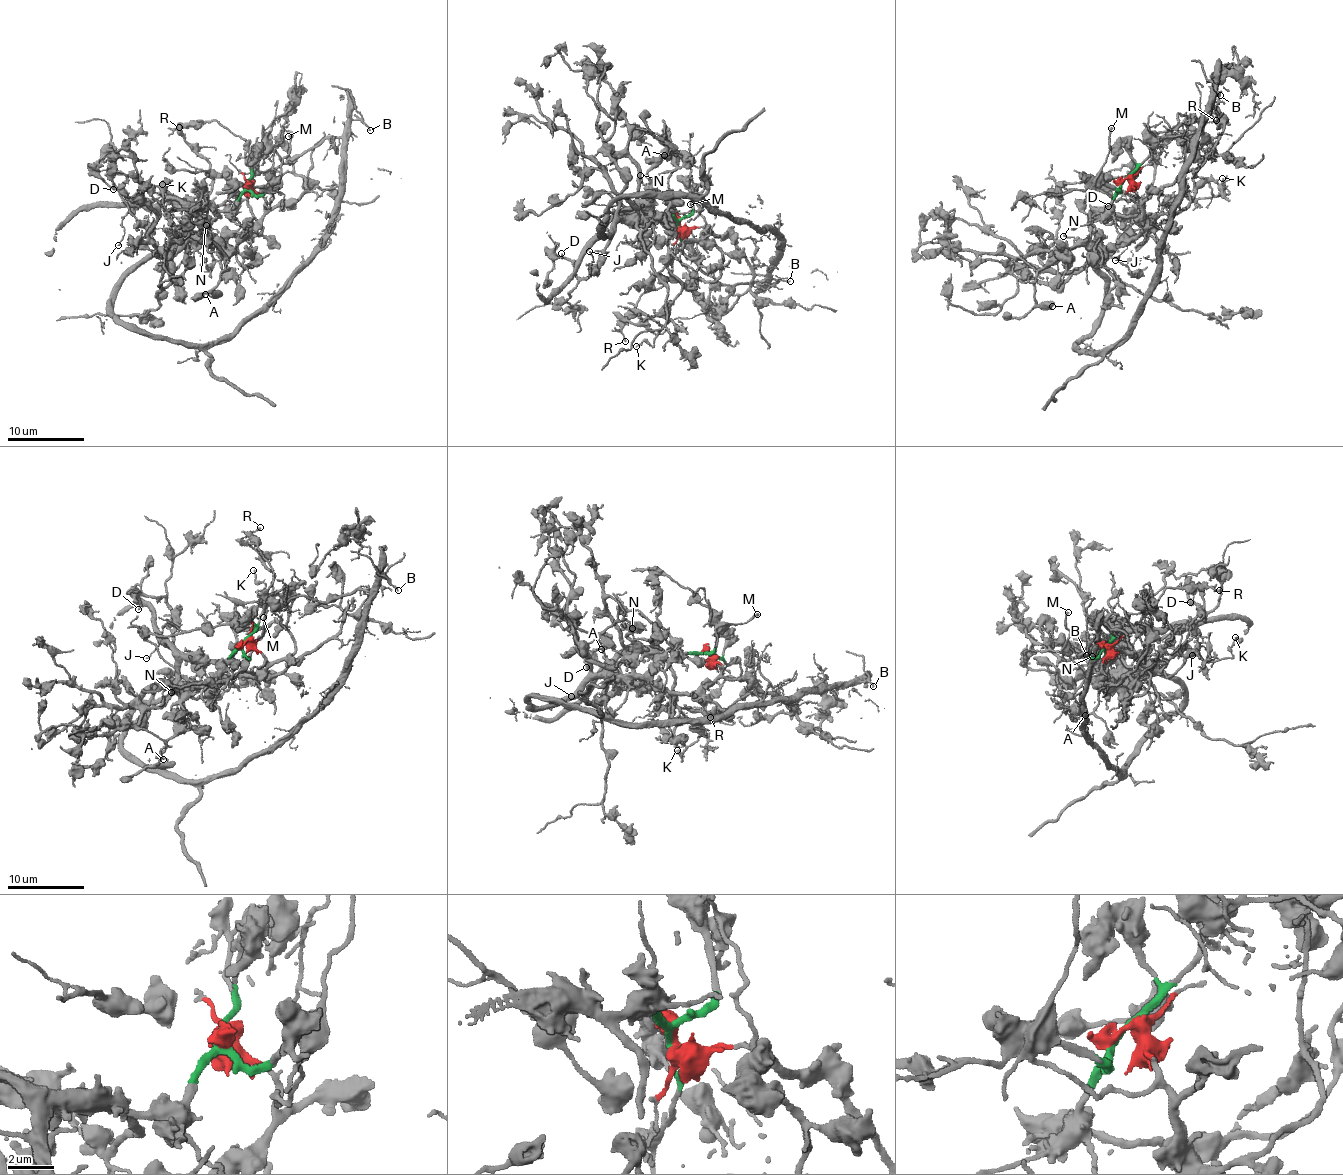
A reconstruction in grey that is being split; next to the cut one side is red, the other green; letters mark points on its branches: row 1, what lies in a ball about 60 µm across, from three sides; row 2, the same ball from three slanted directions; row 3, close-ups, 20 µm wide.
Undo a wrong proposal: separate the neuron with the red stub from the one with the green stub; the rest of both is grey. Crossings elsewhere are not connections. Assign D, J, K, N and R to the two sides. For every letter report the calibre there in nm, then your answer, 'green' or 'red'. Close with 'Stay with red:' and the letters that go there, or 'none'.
D: 130 nm | green
J: 100 nm | green
K: 110 nm | green
N: 140 nm | red
R: 160 nm | green
Stay with red: N

